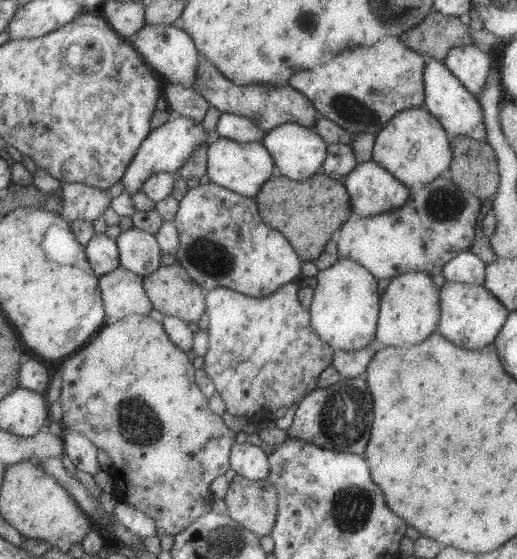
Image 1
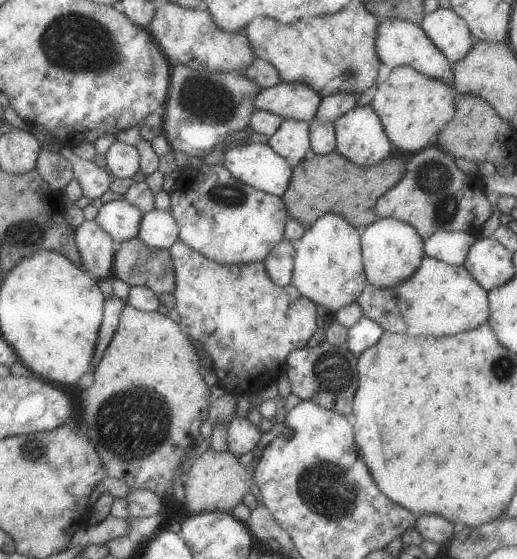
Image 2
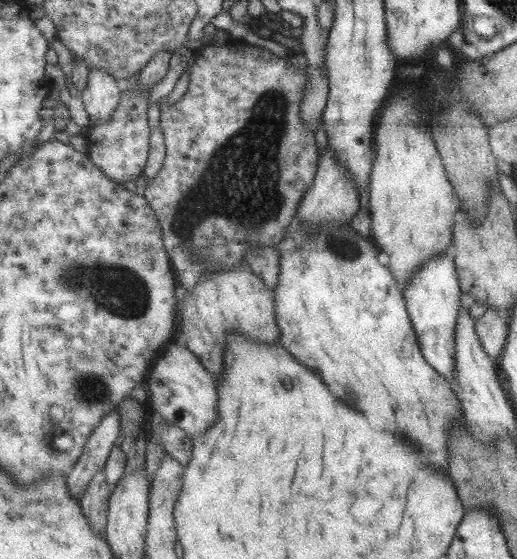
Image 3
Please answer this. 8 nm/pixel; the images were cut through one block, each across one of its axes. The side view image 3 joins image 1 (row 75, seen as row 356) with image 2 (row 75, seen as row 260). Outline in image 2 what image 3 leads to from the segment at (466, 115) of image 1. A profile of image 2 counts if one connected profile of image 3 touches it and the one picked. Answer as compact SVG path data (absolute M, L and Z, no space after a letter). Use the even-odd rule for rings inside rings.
M382 19L376 30L375 52L380 62L391 69L397 67L409 67L415 69L423 76L441 81L452 87L454 74L451 63L443 56L443 53L425 36L420 25L416 25L401 19Z

